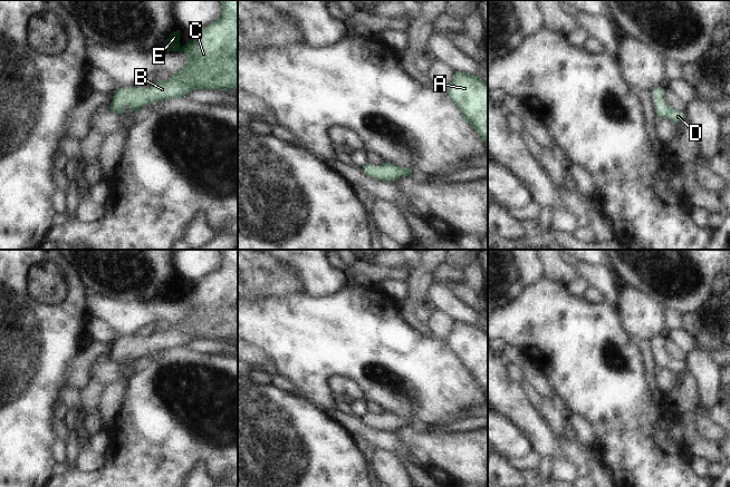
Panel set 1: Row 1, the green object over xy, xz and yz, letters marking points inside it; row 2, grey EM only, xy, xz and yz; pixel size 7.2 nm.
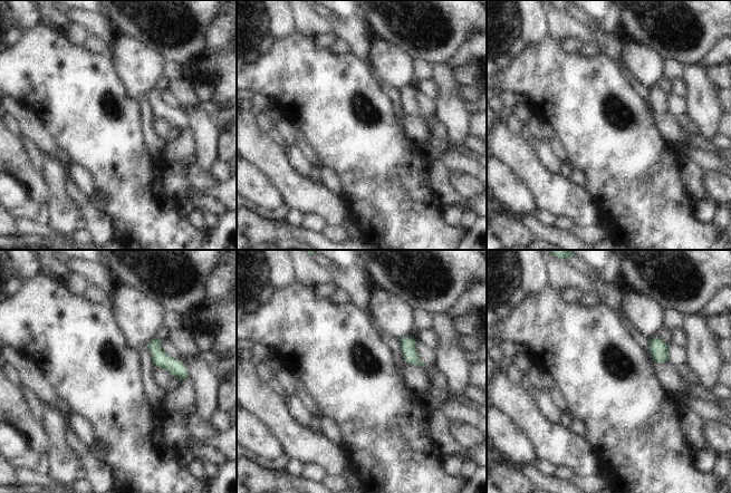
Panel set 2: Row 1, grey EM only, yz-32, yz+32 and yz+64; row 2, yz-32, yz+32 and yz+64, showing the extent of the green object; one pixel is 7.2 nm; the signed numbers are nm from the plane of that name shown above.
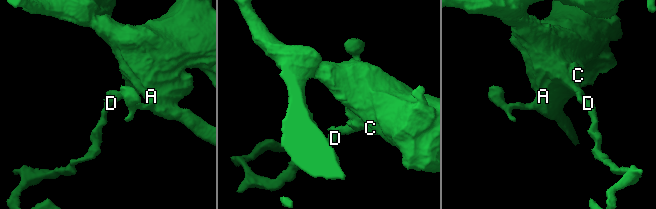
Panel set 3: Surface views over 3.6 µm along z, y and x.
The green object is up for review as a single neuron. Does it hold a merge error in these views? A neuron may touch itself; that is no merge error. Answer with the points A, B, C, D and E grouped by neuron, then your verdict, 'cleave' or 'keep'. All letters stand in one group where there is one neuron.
groups A B C D E; keep

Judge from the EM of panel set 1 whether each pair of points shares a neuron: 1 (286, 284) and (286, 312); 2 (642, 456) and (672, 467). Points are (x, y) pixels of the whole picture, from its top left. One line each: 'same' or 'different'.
1: different
2: same

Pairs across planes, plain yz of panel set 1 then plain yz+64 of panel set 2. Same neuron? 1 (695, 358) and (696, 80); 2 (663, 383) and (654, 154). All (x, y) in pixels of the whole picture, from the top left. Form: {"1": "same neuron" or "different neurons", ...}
{"1": "same neuron", "2": "different neurons"}

